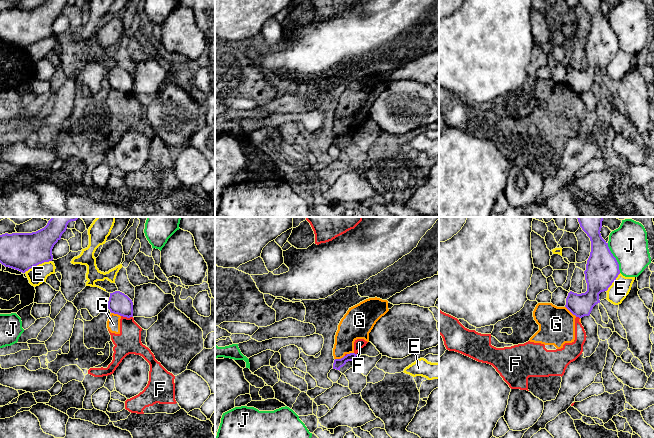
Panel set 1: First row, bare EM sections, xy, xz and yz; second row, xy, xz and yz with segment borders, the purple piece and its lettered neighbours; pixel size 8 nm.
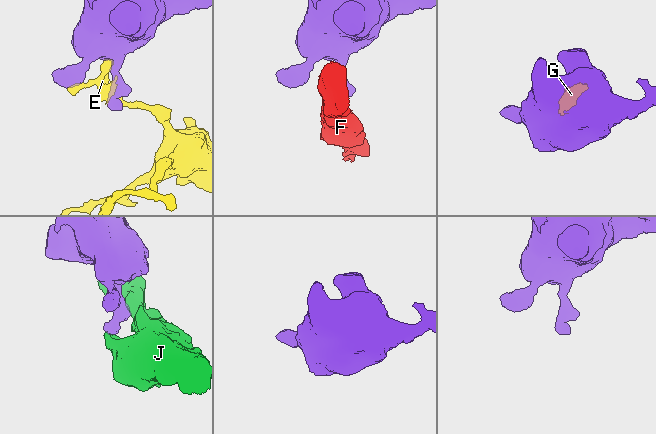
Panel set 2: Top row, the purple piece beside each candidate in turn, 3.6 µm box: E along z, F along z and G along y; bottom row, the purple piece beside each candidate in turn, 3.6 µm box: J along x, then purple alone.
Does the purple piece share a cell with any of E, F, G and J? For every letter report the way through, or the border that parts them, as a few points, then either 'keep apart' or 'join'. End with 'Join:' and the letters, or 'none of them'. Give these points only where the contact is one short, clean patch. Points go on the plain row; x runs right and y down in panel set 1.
E: keep apart
F: border along xy (121, 91), (132, 93); keep apart
G: border along yz (565, 82), (576, 92); keep apart
J: keep apart
Join: none of them

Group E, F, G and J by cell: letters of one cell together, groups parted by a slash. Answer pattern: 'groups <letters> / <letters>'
groups E / F G / J

